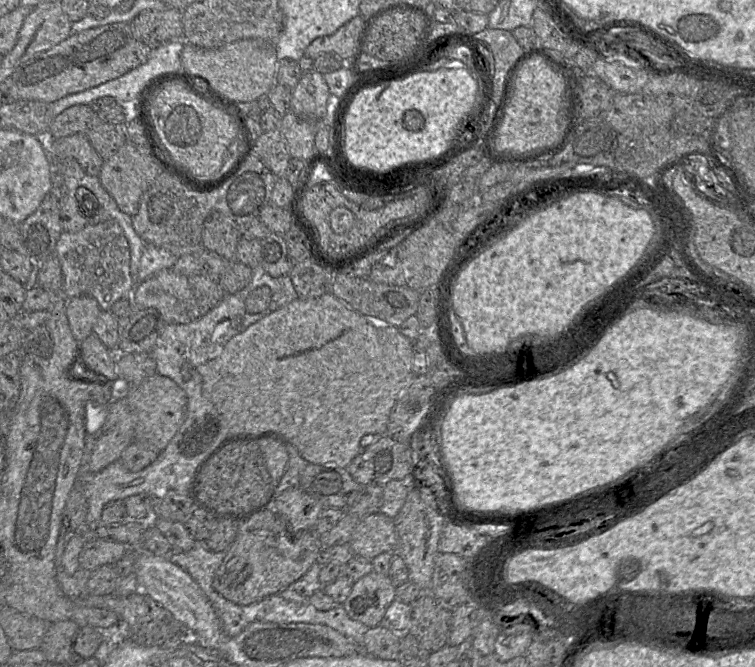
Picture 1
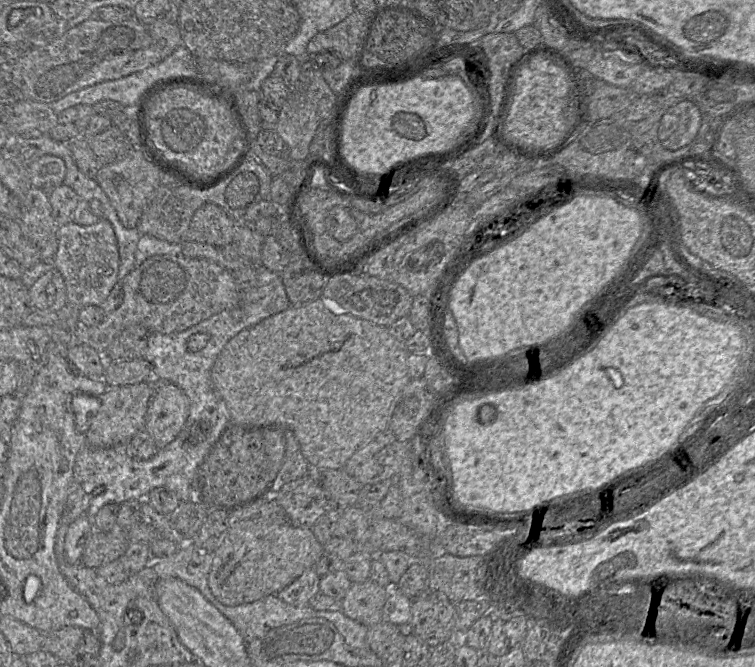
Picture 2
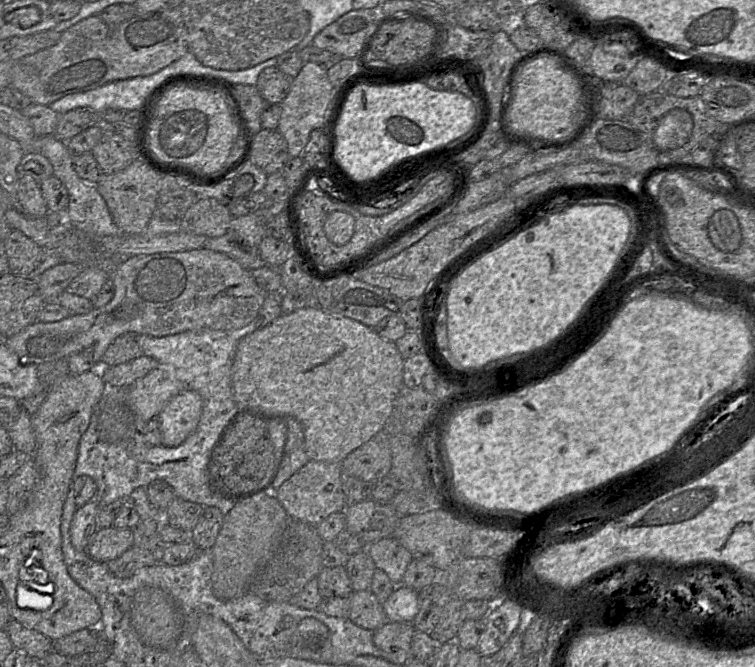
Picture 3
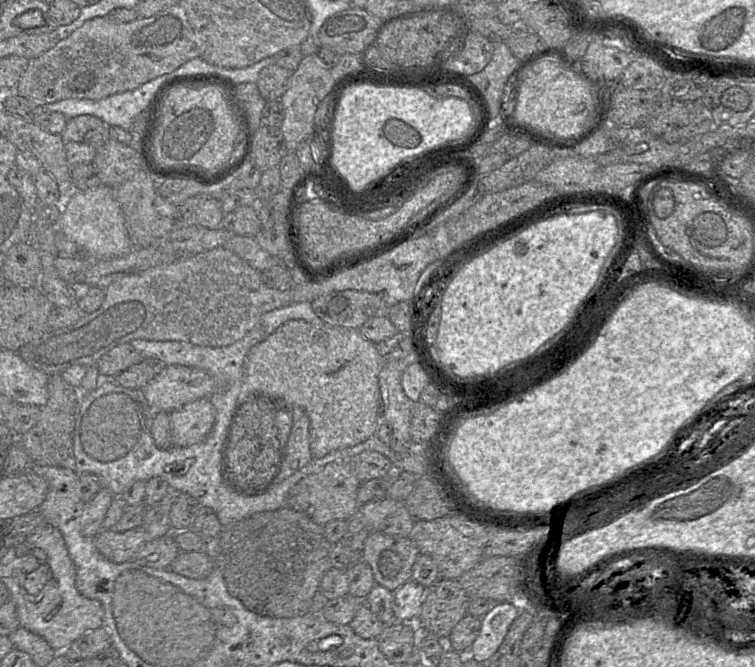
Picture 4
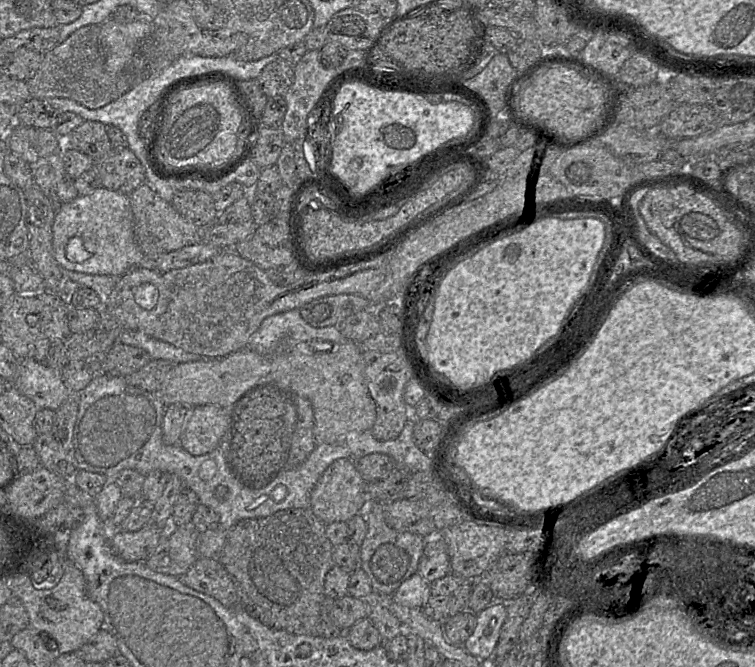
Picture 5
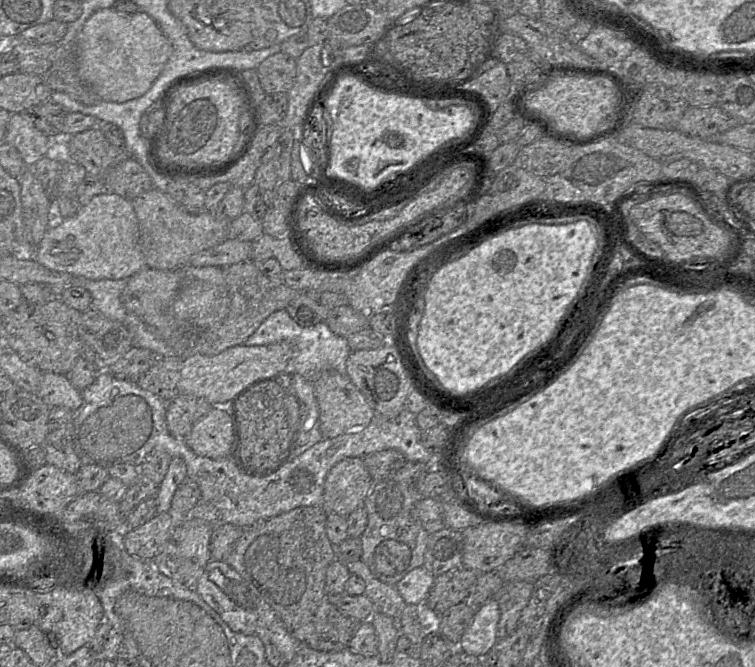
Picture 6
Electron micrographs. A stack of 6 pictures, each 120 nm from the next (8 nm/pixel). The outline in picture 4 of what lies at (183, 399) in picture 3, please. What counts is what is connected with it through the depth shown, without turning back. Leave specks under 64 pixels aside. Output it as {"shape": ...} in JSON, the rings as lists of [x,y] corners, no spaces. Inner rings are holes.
{"shape":[[[209,398],[194,400],[170,412],[172,445],[189,447],[206,439],[215,423],[215,408]]]}

